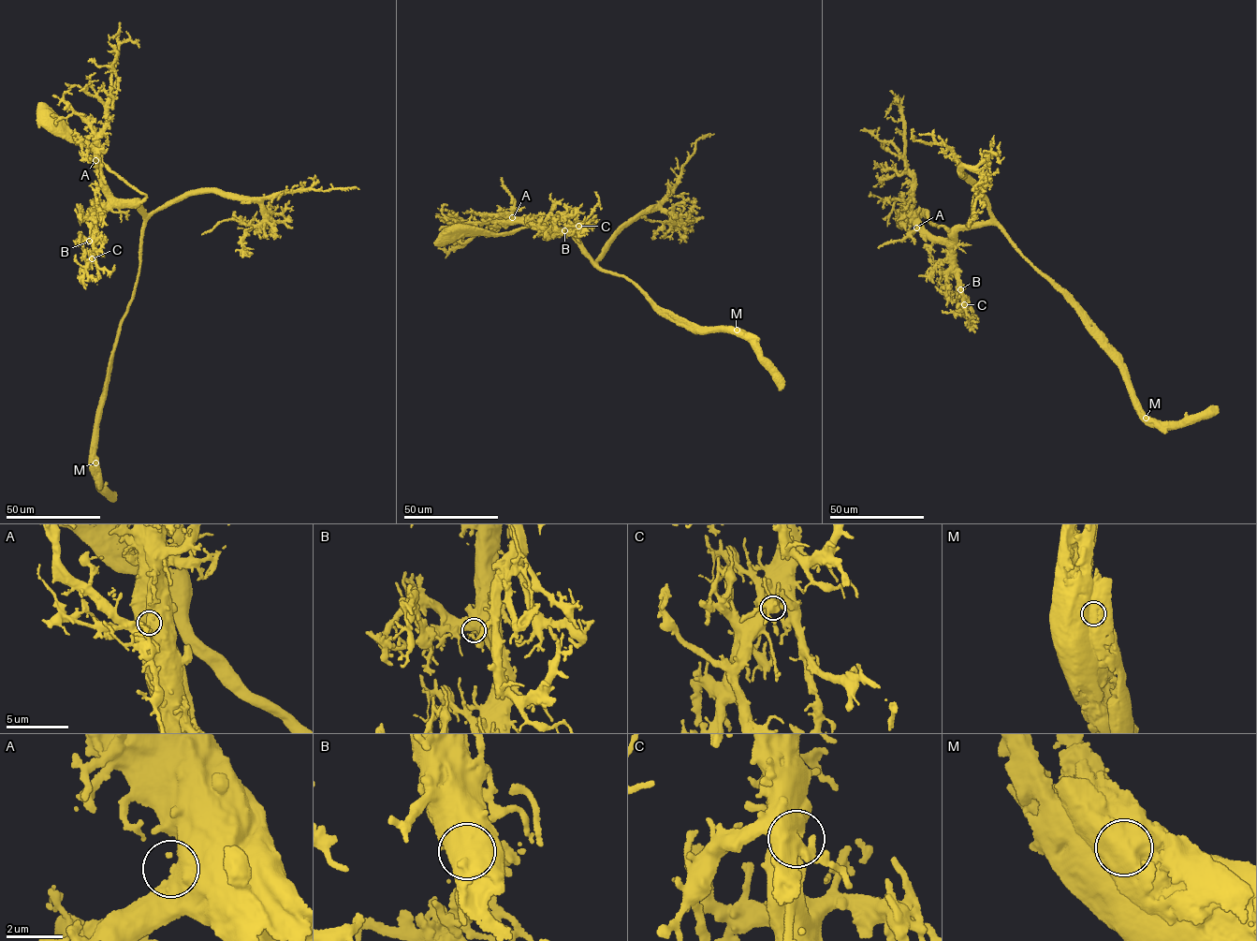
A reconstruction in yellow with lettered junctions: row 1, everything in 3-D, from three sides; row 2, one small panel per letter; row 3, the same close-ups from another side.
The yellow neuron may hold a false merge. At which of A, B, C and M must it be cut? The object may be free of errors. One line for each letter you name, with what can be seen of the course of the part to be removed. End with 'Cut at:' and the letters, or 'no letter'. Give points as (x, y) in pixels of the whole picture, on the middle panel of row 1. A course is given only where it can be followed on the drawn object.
M: Course of the part to remove: (736, 330), (759, 341)
Cut at: M

